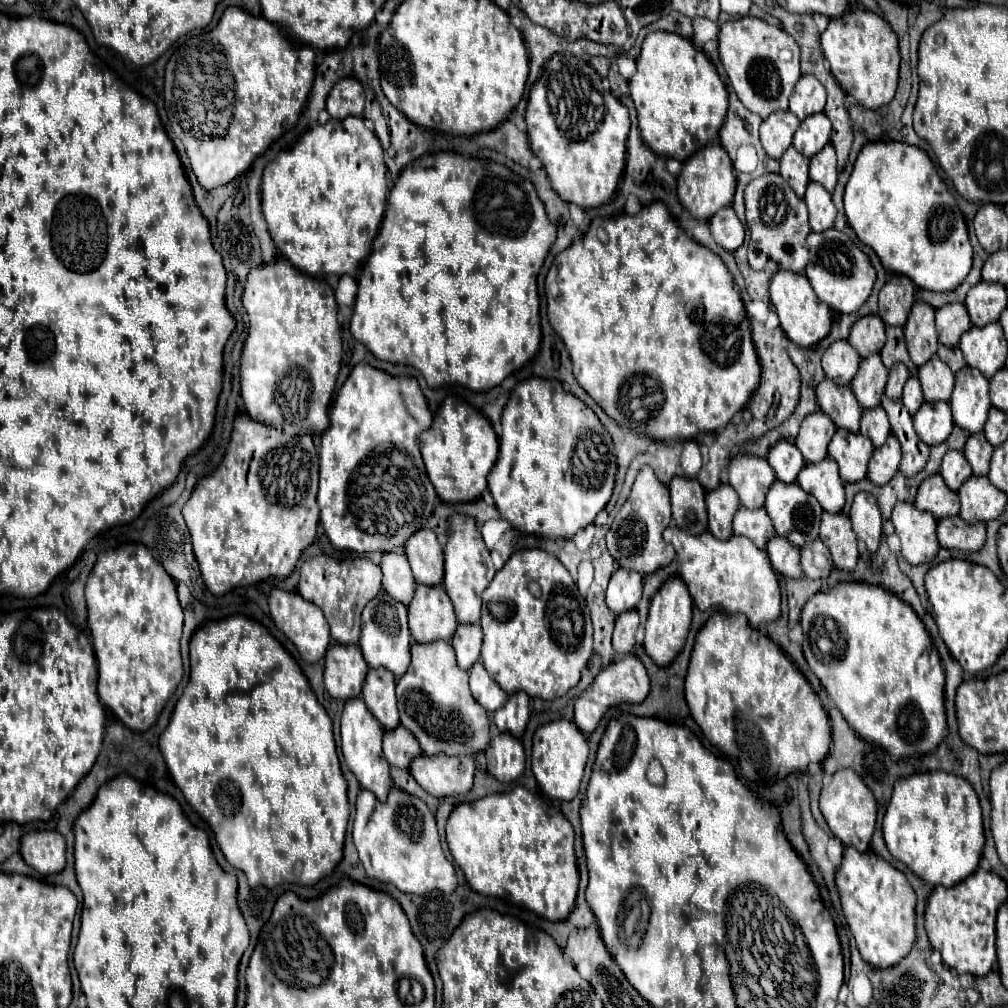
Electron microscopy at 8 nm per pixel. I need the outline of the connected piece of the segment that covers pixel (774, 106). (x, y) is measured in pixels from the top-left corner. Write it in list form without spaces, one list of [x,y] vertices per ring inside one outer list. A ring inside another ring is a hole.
[[[746,16],[722,24],[718,40],[720,60],[740,102],[762,118],[778,110],[788,110],[794,84],[800,78],[800,50],[794,38],[760,18]]]

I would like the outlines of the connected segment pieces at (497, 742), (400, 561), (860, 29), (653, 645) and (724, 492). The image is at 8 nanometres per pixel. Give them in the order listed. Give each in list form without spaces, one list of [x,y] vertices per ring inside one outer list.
[[[498,732],[492,736],[490,746],[486,748],[488,772],[500,782],[512,782],[524,772],[524,748],[522,742],[508,734]]]
[[[384,552],[382,554],[382,588],[402,604],[410,604],[416,588],[416,580],[410,572],[406,554],[402,552]]]
[[[852,8],[844,16],[832,18],[820,40],[834,78],[846,94],[856,98],[858,104],[874,110],[886,106],[894,98],[898,86],[900,48],[896,32],[882,16],[870,10]]]
[[[672,576],[654,594],[654,598],[650,602],[648,620],[646,620],[644,650],[648,652],[650,658],[654,658],[656,664],[668,666],[674,660],[674,656],[682,650],[686,634],[688,634],[688,628],[690,628],[690,620],[692,620],[692,598],[690,598],[690,592],[688,592],[688,588],[686,588],[686,584],[684,584],[684,580],[680,576]]]
[[[720,484],[716,490],[706,492],[706,508],[708,530],[720,540],[732,536],[732,516],[740,508],[736,490],[730,484]]]

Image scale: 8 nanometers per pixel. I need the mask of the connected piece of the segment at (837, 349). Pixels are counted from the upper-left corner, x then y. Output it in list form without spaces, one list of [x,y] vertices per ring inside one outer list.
[[[836,340],[822,356],[822,368],[830,380],[844,386],[850,384],[860,364],[860,354],[848,344],[848,340]]]

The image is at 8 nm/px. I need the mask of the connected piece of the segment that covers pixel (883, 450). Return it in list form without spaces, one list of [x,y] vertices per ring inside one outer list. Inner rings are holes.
[[[890,434],[884,446],[876,448],[868,462],[868,480],[872,480],[878,486],[888,484],[898,472],[898,464],[900,464],[900,442],[896,440],[894,434]]]

